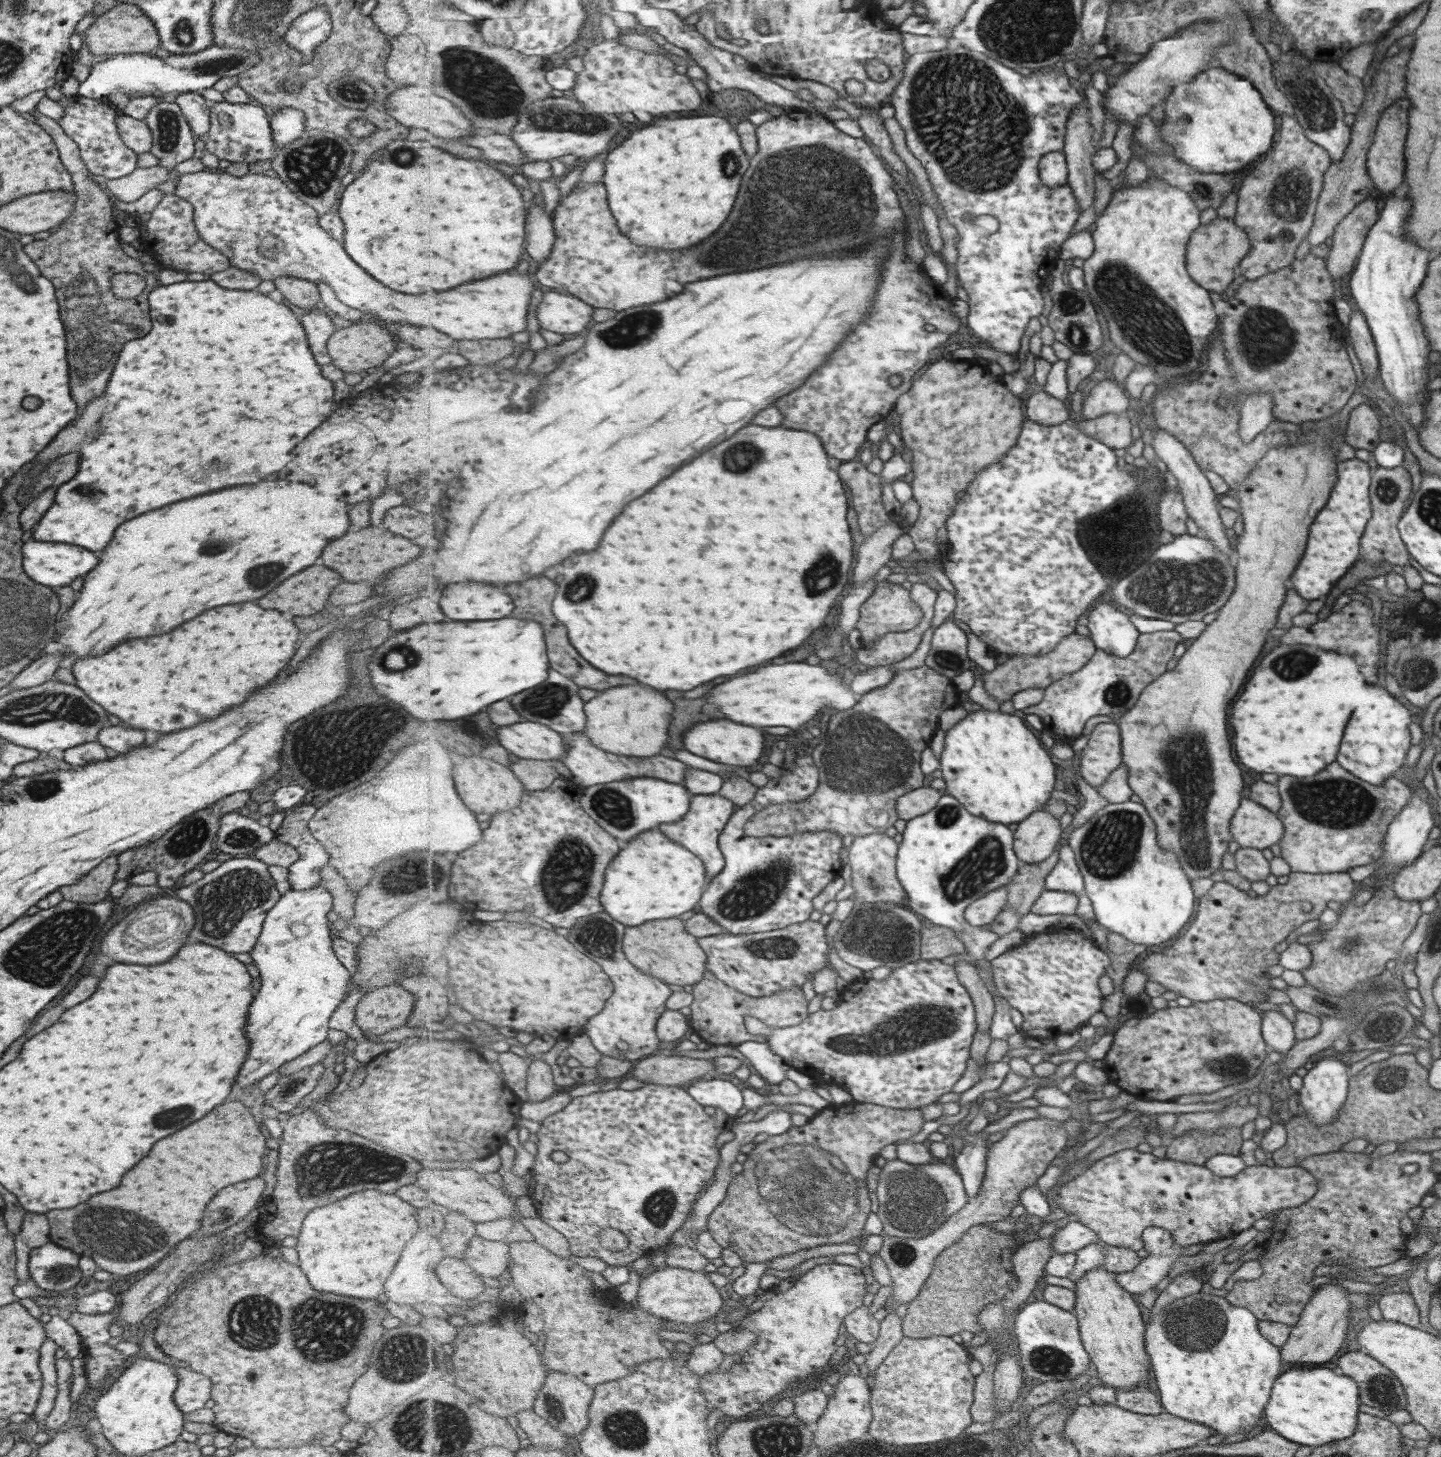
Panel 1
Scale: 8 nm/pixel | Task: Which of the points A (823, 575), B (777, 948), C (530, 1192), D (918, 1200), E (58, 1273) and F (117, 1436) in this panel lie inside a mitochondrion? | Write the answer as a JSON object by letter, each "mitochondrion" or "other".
{"A":"mitochondrion","B":"mitochondrion","C":"other","D":"mitochondrion","E":"mitochondrion","F":"other"}

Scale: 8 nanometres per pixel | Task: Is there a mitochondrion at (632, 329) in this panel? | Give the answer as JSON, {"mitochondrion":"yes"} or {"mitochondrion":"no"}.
{"mitochondrion":"yes"}

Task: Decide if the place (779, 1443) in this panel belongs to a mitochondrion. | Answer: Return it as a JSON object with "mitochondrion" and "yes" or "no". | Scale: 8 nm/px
{"mitochondrion":"yes"}

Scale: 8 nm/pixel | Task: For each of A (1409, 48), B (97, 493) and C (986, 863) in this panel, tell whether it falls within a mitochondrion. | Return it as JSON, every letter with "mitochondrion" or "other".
{"A":"other","B":"mitochondrion","C":"mitochondrion"}

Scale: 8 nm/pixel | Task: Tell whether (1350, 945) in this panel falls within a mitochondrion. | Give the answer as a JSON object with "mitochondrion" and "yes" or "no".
{"mitochondrion":"yes"}

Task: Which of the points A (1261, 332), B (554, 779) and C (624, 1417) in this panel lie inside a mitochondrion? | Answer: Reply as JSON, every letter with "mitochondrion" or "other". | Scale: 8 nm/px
{"A":"mitochondrion","B":"other","C":"mitochondrion"}

